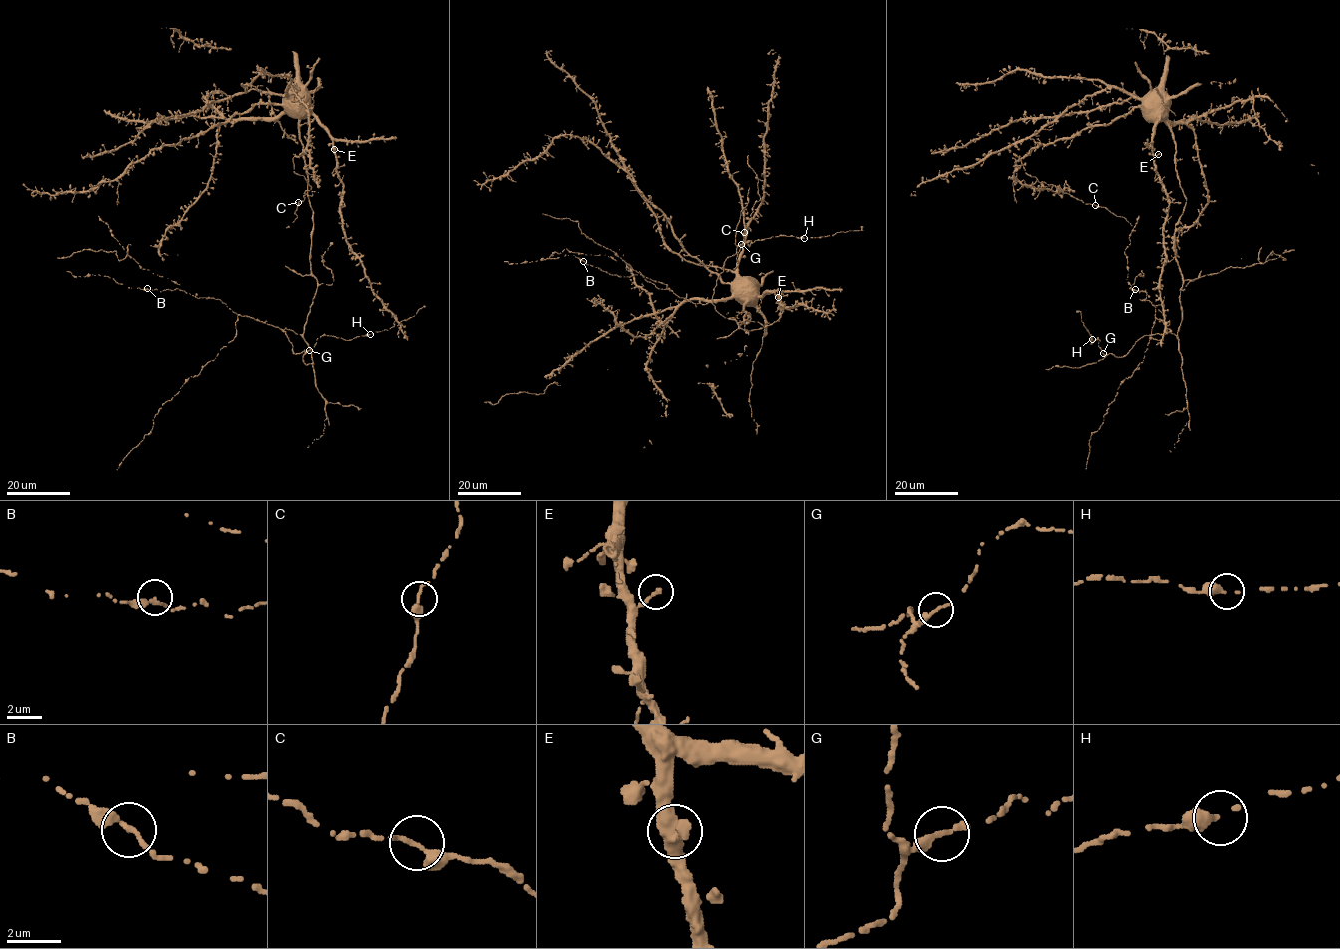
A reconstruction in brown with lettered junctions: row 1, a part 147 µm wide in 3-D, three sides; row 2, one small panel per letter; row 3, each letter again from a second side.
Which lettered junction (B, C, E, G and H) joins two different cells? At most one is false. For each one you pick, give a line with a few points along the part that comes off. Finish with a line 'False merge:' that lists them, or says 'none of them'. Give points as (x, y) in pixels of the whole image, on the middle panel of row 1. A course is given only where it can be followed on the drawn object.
False merge: none of them

